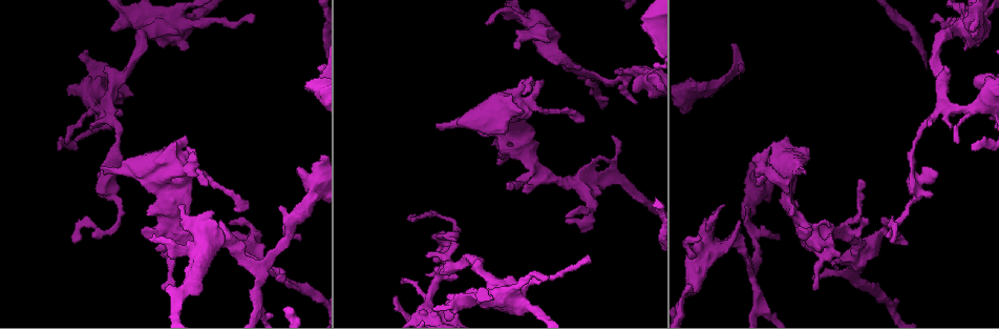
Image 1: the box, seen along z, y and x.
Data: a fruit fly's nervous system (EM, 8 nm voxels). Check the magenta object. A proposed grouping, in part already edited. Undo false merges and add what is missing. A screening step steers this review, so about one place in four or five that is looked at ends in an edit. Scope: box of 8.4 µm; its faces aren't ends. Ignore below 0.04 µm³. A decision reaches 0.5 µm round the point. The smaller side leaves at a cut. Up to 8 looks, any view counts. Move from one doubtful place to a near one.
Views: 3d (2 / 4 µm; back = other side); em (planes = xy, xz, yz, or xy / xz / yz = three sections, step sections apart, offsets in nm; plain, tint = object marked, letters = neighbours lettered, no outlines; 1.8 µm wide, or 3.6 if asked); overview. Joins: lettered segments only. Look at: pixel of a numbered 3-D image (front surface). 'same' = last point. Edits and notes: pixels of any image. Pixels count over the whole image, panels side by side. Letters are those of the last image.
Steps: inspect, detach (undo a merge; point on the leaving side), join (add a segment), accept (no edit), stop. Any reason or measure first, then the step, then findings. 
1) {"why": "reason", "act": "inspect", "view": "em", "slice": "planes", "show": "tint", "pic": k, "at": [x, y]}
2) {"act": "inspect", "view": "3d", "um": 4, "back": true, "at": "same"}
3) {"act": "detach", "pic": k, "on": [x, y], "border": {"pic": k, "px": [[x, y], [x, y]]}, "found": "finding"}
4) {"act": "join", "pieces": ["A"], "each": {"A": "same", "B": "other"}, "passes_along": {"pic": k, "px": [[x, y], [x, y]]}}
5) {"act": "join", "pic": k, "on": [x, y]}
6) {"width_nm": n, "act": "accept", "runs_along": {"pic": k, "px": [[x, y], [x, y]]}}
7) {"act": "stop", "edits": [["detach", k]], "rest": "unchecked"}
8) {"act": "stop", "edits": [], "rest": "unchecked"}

{"act": "inspect", "view": "3d", "um": 4, "pic": 1, "at": [715, 249]}

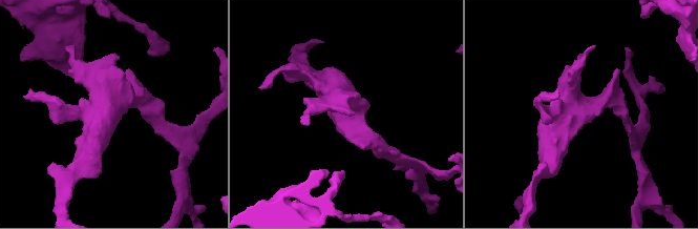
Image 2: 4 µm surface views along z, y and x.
{"act": "inspect", "view": "em", "um": 3.6, "slice": "planes", "show": "plain", "pic": 2, "at": [345, 116]}

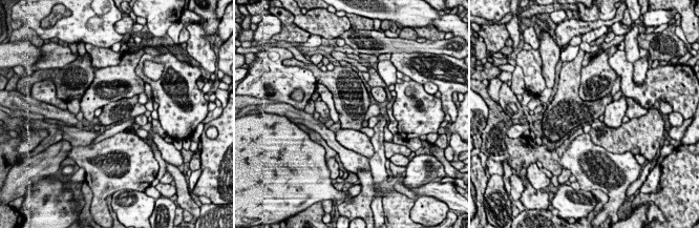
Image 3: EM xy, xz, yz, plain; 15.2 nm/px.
{"why": "see the neighbours", "act": "inspect", "view": "em", "um": 3.6, "slice": "planes", "show": "letters", "at": "same"}

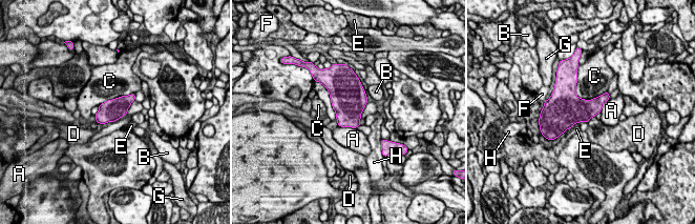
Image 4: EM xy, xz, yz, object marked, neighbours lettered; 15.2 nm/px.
{"act": "accept", "each": {"A": "other", "B": "other", "C": "other", "D": "other", "E": "other", "F": "other", "G": "other", "H": "other"}, "border": {"pic": 4, "px": [[594, 116], [587, 122]]}, "found": "one cell here"}

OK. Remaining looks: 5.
{"why": "thin end", "act": "inspect", "view": "em", "slice": "planes", "show": "letters", "pic": 1, "at": [508, 188]}

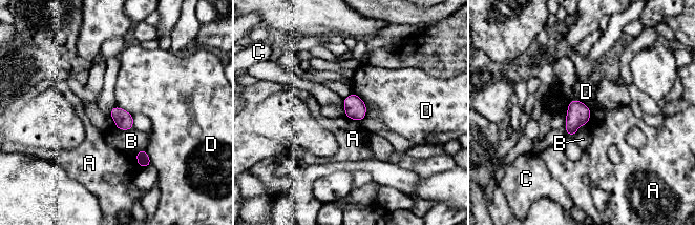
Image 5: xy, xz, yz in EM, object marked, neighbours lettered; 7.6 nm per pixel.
{"longest_contact_nm": ["D", 220], "act": "accept", "each": {"A": "other", "B": "other", "C": "other", "D": "other"}, "border": {"pic": 5, "px": [[591, 110], [587, 126]]}, "found": "none of them fits"}

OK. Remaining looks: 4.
{"why": "abrupt turn", "act": "inspect", "view": "3d", "um": 4, "back": true, "pic": 1, "at": [438, 274]}

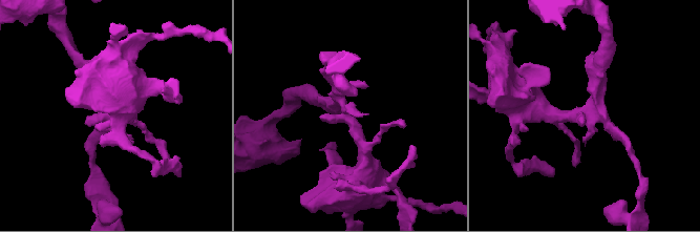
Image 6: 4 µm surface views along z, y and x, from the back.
{"why": "need the tissue", "act": "inspect", "view": "em", "slice": "planes", "show": "letters", "pic": 6, "at": [347, 114]}

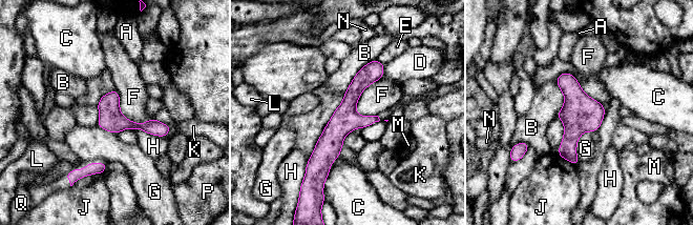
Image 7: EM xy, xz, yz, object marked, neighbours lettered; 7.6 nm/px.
{"width_nm": 190, "longest_contact_nm": ["B", 360], "act": "accept", "each": {"A": "other", "B": "other", "C": "other", "D": "other", "E": "other", "F": "other", "G": "other", "H": "other", "J": "other", "K": "other", "L": "other", "M": "other", "N": "other", "P": "other", "Q": "other"}, "found": "one cell here"}

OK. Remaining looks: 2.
{"act": "stop", "edits": [], "rest": "unchecked"}

